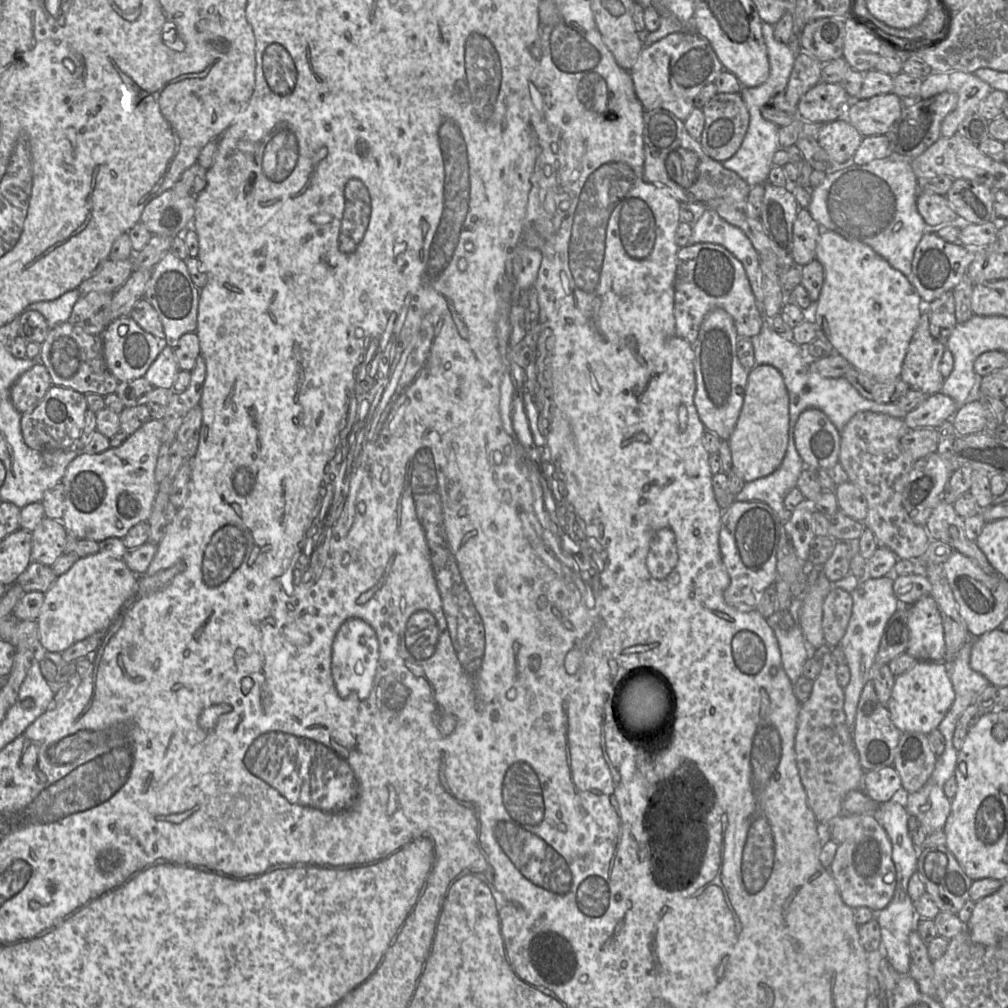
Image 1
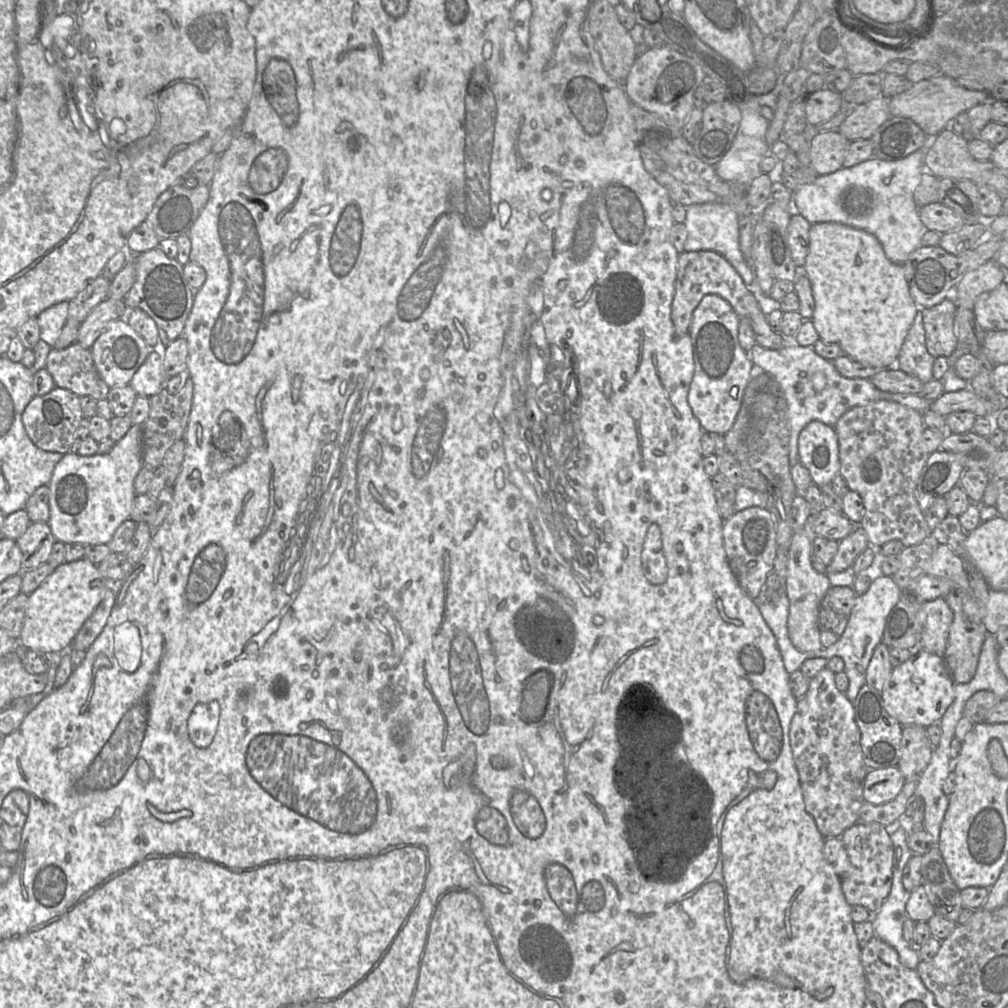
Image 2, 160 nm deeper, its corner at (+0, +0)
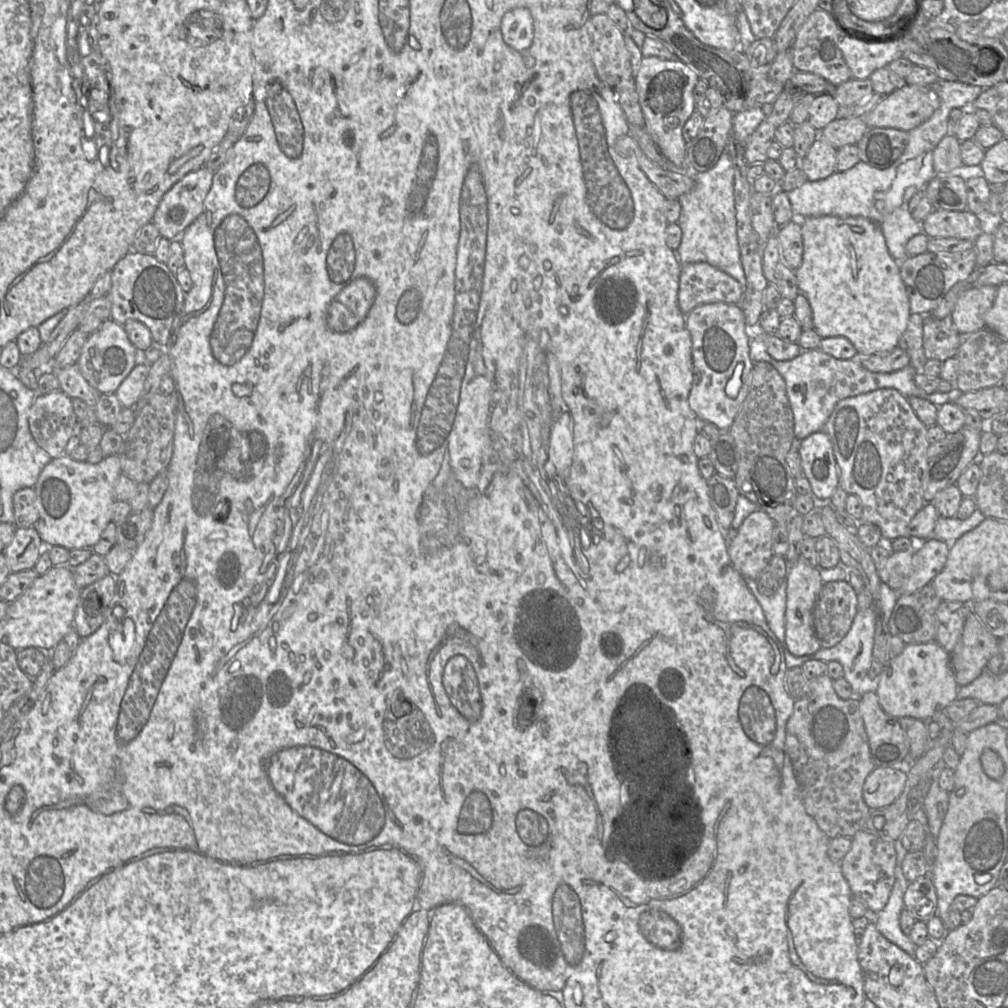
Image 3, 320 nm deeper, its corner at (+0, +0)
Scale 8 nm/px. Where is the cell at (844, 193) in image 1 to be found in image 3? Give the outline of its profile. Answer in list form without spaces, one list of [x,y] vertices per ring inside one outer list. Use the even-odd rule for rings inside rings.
[[[939,78],[930,87],[937,93],[940,99],[940,106],[928,120],[908,132],[909,139],[903,154],[890,167],[879,169],[860,161],[852,168],[846,171],[836,171],[825,179],[807,180],[799,188],[787,192],[796,219],[817,216],[864,217],[875,222],[880,227],[888,251],[896,261],[900,262],[904,258],[910,257],[906,254],[906,244],[913,236],[922,233],[922,226],[909,213],[909,201],[915,193],[924,189],[927,183],[936,175],[933,168],[933,151],[941,139],[950,133],[948,125],[950,111],[954,108],[970,108],[974,100],[984,90],[980,86],[964,82],[940,80]]]

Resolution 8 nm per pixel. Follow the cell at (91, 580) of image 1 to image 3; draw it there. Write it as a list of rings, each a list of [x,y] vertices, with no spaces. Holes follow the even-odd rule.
[[[67,565],[52,567],[47,573],[39,575],[31,586],[7,608],[4,641],[18,651],[35,647],[51,651],[74,625],[76,607],[81,589],[74,581],[73,568]]]

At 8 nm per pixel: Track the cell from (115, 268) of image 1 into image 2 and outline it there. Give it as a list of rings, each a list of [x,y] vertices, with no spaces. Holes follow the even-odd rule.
[[[102,275],[90,281],[69,301],[67,320],[76,320],[82,323],[97,305],[109,297],[111,281]]]

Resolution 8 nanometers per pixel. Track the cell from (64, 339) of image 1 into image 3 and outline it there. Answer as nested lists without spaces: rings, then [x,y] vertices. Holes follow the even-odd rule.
[[[77,363],[64,368],[54,368],[54,373],[59,380],[61,391],[67,396],[71,399],[80,398],[89,407],[96,406],[101,393],[87,382]]]

